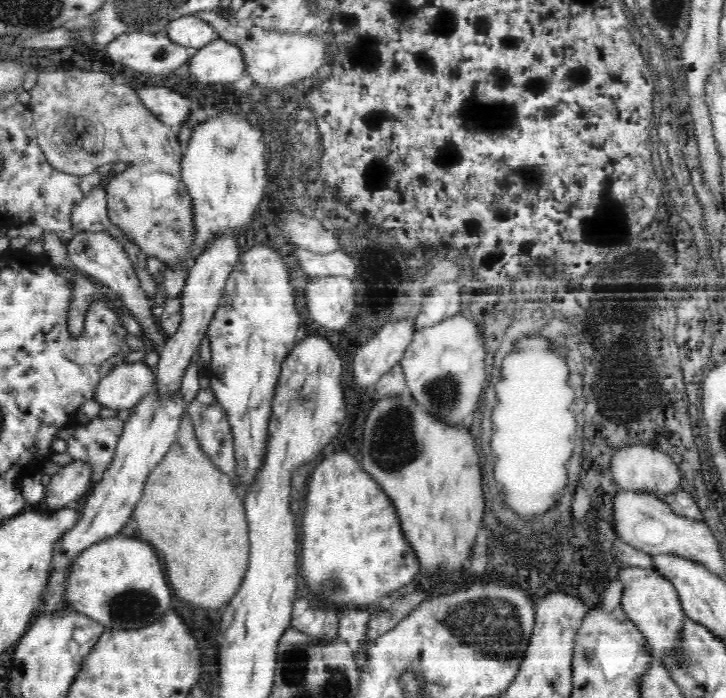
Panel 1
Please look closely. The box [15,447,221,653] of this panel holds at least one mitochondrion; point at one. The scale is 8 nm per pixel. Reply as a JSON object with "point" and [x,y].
{"point":[131,607]}

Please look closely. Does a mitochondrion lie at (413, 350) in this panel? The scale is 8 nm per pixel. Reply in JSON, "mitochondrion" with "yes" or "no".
{"mitochondrion":"no"}

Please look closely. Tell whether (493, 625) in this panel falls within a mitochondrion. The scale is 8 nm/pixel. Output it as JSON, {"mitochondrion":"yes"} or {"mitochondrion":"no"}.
{"mitochondrion":"yes"}

